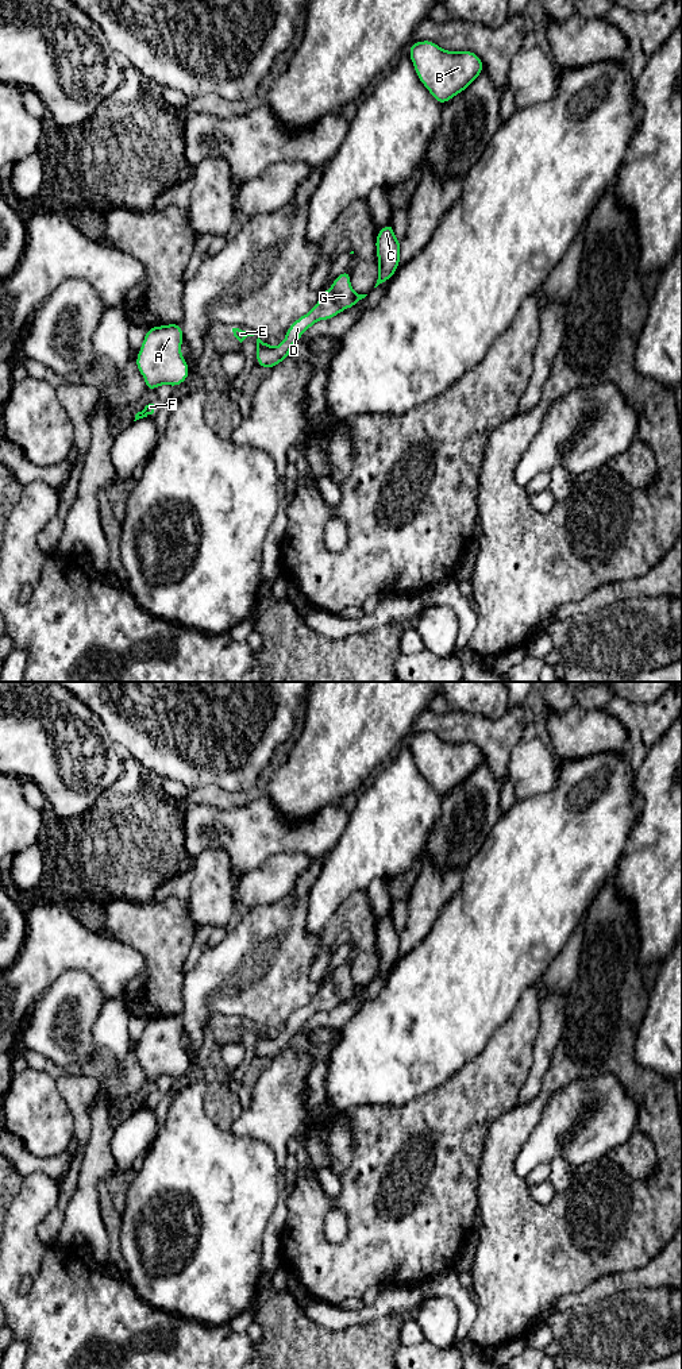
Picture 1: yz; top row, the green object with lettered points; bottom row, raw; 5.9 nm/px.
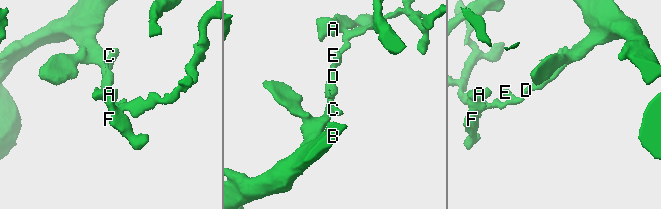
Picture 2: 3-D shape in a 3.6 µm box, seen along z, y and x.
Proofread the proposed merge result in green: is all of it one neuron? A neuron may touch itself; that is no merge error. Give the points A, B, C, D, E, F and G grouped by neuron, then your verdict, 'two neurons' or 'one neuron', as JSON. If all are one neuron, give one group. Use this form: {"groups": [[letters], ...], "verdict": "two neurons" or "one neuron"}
{"groups": [["A", "E", "F"], ["B", "C", "D", "G"]], "verdict": "two neurons"}

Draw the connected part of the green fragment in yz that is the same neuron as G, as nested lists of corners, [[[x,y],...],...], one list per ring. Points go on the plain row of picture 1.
[[[340,964],[332,977],[323,983],[319,994],[311,1003],[298,1009],[286,1022],[285,1030],[290,1034],[298,1033],[301,1026],[319,1011],[330,1011],[342,1002],[357,996],[367,986],[357,986],[350,975],[351,964]]]

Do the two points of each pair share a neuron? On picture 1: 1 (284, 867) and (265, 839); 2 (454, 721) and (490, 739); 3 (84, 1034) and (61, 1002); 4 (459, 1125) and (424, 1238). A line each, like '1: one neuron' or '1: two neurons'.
1: two neurons
2: one neuron
3: one neuron
4: one neuron

